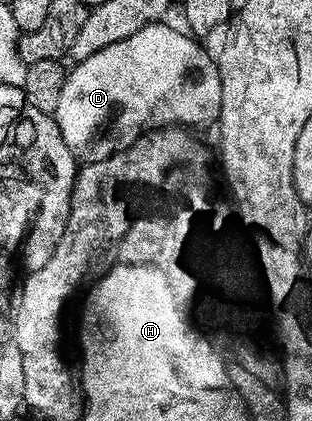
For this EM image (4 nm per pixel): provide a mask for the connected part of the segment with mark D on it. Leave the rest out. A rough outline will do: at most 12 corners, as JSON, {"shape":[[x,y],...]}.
{"shape":[[168,21],[79,60],[54,116],[97,163],[215,124],[220,69]]}

